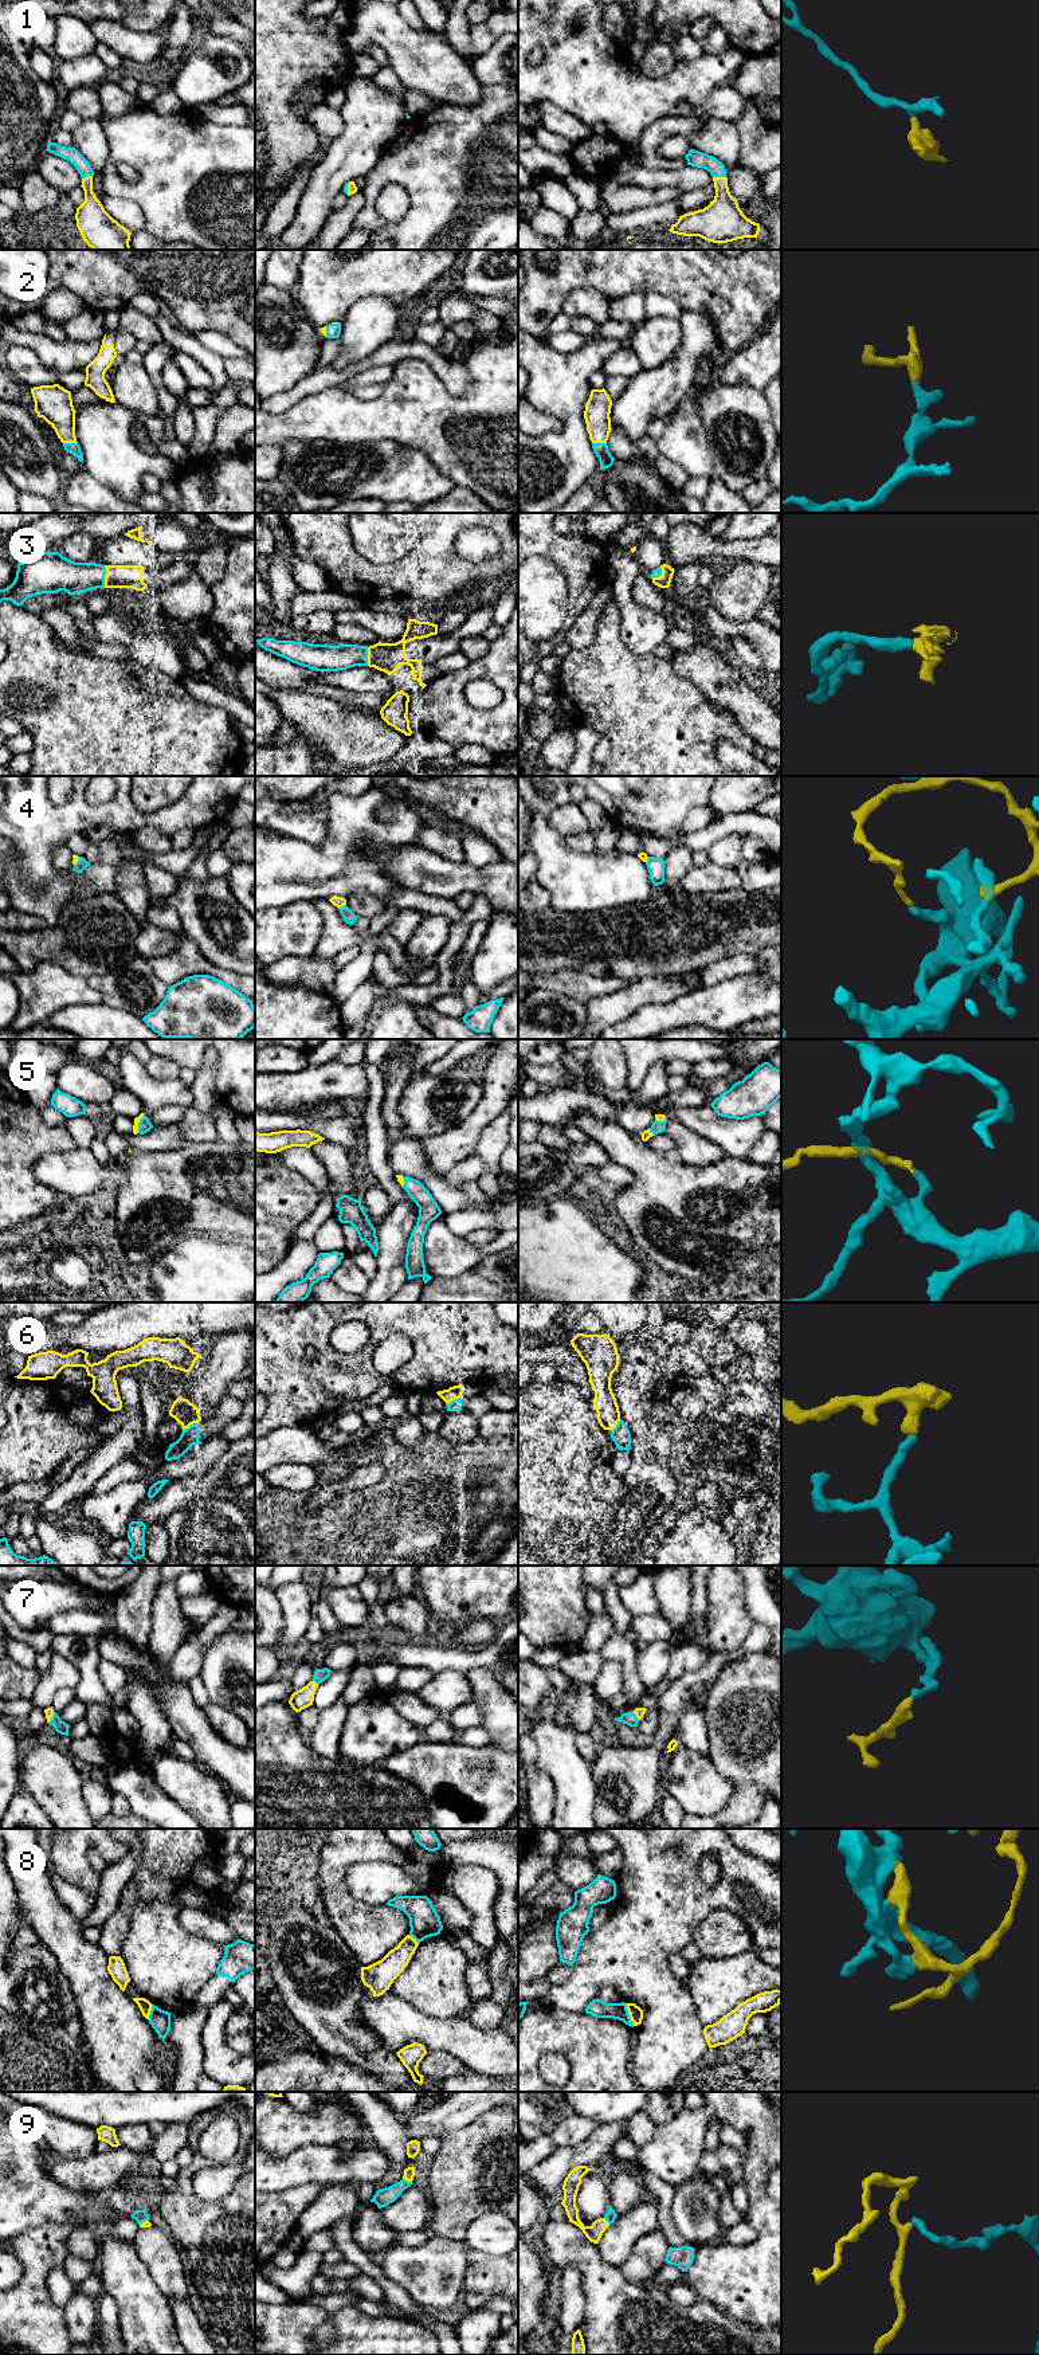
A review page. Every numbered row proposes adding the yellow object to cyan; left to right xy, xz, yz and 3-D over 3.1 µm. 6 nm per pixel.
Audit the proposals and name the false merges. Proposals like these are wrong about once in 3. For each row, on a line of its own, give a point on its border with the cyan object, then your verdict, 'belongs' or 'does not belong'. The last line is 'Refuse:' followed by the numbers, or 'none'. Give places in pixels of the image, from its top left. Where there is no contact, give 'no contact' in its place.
1: contact yz (720, 176); belongs
2: contact xy (70, 443); belongs
3: contact xy (104, 576); belongs
4: contact xz (342, 906); does not belong
5: contact xy (138, 1124); belongs
6: contact xy (191, 1425); belongs
7: contact xz (316, 1683); belongs
8: contact yz (628, 2014); does not belong
9: contact xz (407, 2181); belongs
Refuse: 4, 8

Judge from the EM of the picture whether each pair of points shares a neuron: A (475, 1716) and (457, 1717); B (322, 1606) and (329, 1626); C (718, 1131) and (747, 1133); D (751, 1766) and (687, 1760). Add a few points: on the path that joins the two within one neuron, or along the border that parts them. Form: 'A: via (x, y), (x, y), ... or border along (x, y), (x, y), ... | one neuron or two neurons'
A: via (471, 1716), (461, 1717) | one neuron
B: via (322, 1611), (329, 1621) | one neuron
C: via (725, 1132), (740, 1133) | one neuron
D: border along (713, 1763), (730, 1783), (732, 1789) | two neurons

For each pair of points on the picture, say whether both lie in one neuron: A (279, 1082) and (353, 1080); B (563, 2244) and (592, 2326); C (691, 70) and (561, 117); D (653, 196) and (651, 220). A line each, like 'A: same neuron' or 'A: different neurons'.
A: same neuron
B: same neuron
C: different neurons
D: different neurons

